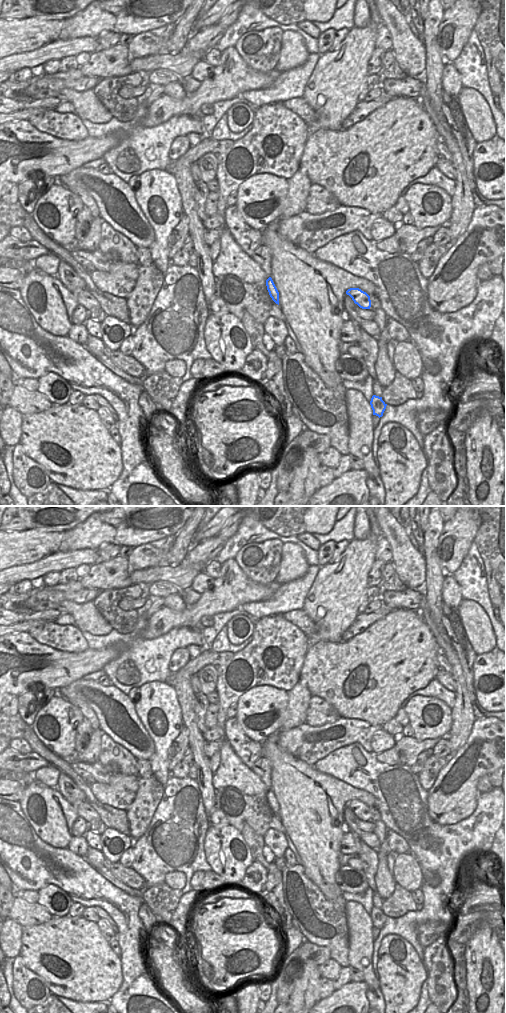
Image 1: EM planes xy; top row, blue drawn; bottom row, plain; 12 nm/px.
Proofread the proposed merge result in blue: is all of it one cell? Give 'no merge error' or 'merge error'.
no merge error

